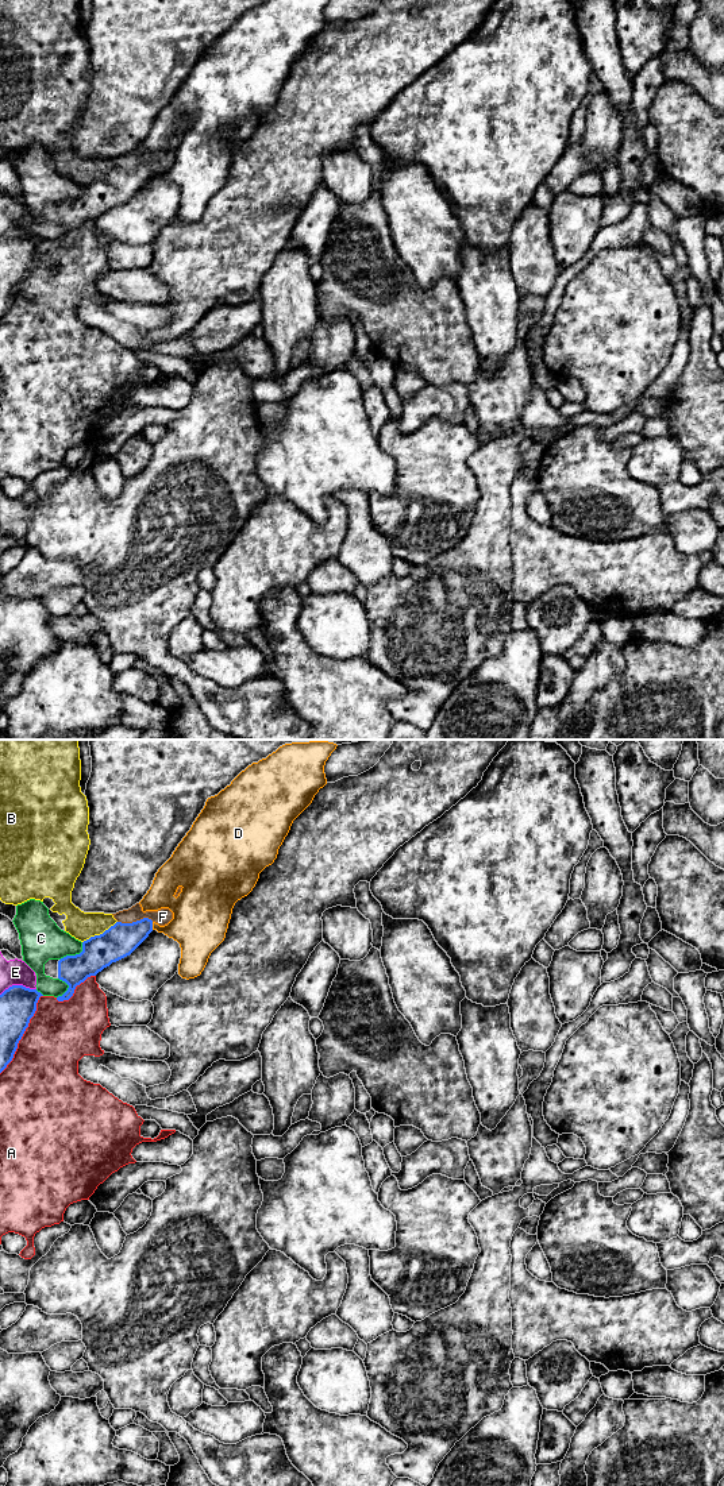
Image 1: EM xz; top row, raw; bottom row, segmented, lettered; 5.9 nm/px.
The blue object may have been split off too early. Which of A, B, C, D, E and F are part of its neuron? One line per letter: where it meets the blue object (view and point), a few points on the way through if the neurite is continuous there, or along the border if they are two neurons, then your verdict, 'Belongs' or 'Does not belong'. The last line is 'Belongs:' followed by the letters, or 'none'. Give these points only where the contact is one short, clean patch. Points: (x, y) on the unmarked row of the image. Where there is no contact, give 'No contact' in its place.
A: Touches blue at xz (23, 277). Does not belong
B: Touches blue at xz (100, 178). Boundary: xz (116, 165), (101, 177), (91, 180), (83, 186). Does not belong
C: Touches blue at xz (76, 199). Does not belong
D: Touches blue at xz (151, 170). Boundary: xz (151, 166), (153, 173). Does not belong
E: Touches blue at xz (18, 230). Does not belong
F: Touches blue at xz (137, 165). Path across: xz (120, 184), (137, 165), (149, 161), (162, 161). Belongs
Belongs: F

